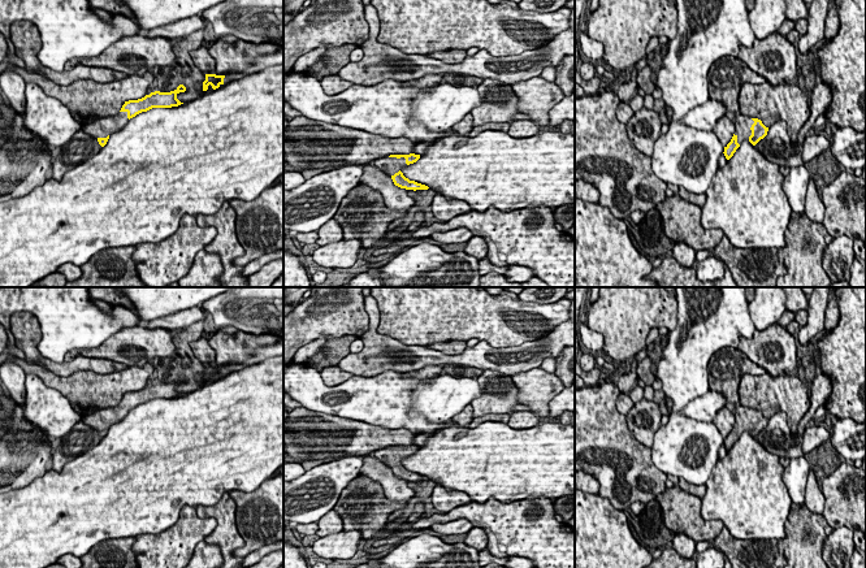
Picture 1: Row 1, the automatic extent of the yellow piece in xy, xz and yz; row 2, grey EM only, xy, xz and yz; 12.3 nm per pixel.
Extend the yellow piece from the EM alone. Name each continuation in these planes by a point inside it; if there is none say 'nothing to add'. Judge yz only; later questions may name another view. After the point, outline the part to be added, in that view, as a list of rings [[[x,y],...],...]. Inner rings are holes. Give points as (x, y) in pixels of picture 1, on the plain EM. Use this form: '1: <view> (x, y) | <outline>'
1: yz (743, 415) | [[[736,406],[736,412],[735,412],[735,426],[737,428],[737,434],[741,435],[744,432],[748,432],[749,428],[752,426],[752,416],[754,412],[752,408],[745,407],[745,406]]]

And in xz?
1: xz (390, 456) | [[[385,447],[381,450],[376,450],[373,454],[377,460],[386,464],[389,468],[394,467],[395,464],[407,458],[404,448],[397,450]]]

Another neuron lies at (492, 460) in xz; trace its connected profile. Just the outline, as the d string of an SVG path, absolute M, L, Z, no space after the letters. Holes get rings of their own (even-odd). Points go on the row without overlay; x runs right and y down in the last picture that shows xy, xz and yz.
M485 421L473 429L454 425L434 433L416 454L400 463L410 472L428 477L446 490L463 491L477 503L485 503L490 498L512 503L531 495L554 500L564 495L575 495L575 426L546 422L518 430L497 421Z

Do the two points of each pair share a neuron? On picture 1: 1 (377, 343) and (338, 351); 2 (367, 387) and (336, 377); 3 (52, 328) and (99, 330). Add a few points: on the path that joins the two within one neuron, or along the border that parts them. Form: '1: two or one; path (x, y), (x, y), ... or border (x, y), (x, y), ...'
1: two; border (350, 351), (337, 365)
2: two; border (319, 372), (327, 385), (338, 385), (351, 374)
3: one; path (64, 328), (87, 328)

